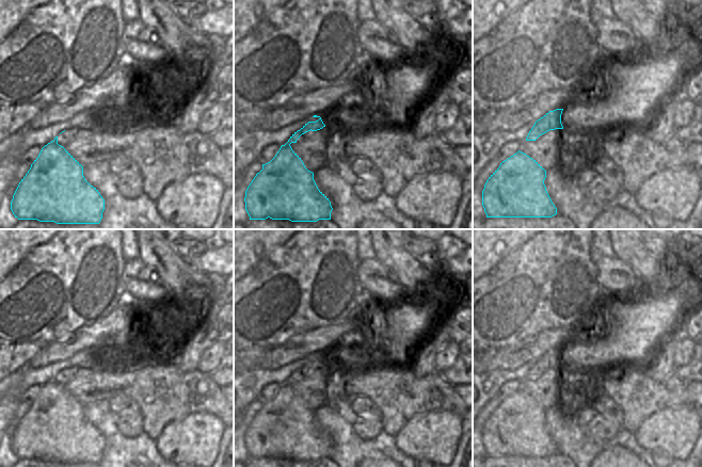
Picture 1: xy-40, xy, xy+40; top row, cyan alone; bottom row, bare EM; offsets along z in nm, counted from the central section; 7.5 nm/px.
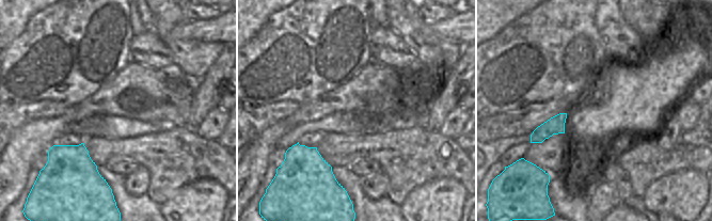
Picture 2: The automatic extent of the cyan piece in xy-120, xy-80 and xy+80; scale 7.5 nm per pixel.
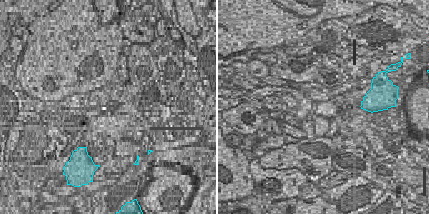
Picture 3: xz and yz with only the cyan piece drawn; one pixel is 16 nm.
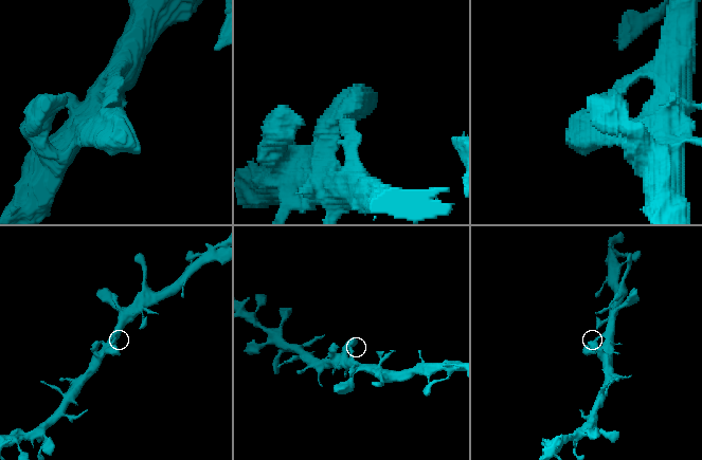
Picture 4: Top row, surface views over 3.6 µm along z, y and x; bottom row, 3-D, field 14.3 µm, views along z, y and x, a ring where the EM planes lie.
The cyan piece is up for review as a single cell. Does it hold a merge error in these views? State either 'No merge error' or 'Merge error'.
No merge error

